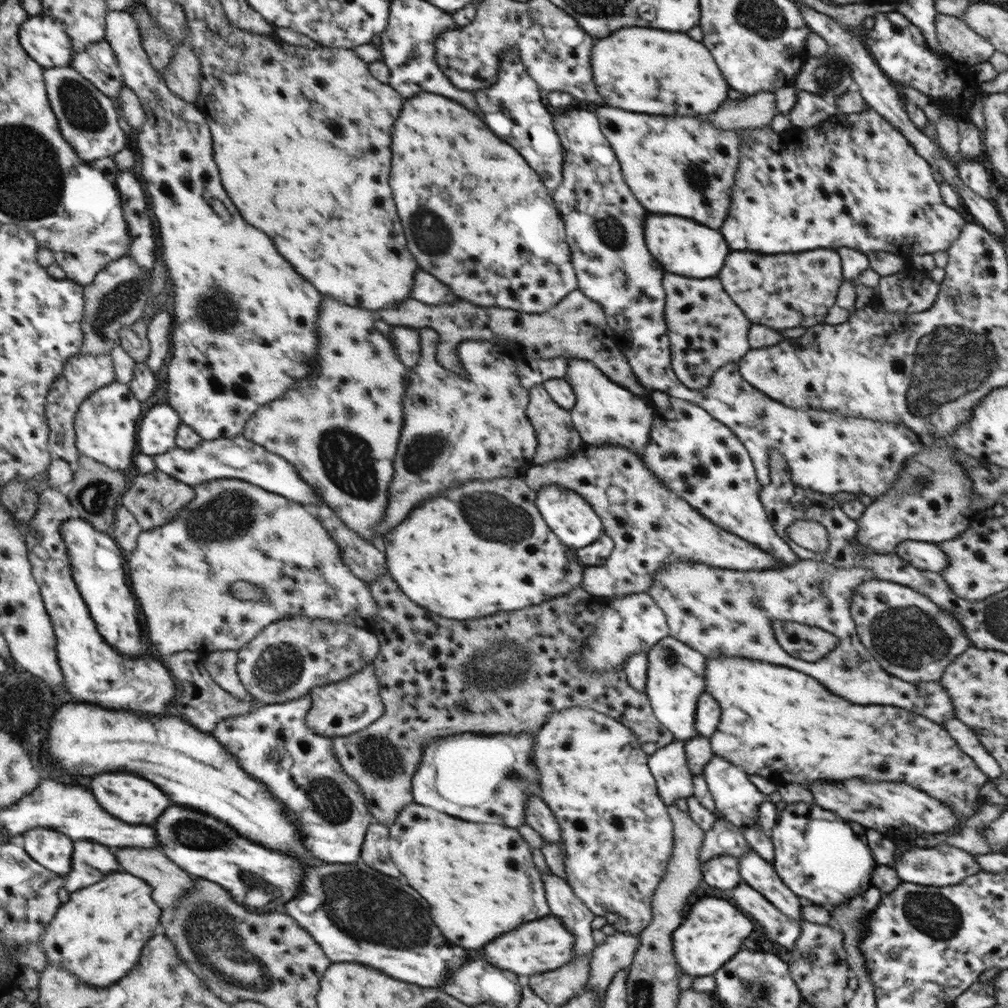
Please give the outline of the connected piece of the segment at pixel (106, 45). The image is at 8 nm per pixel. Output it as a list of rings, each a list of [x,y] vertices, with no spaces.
[[[108,40],[94,43],[88,50],[76,53],[73,66],[89,78],[99,90],[104,91],[114,102],[126,87],[124,73],[117,52]]]

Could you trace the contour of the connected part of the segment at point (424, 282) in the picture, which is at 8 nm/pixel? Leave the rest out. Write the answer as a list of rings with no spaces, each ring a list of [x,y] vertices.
[[[419,268],[416,272],[416,284],[413,286],[412,297],[423,304],[438,306],[449,304],[460,299],[450,290],[450,287],[440,282],[433,274]]]

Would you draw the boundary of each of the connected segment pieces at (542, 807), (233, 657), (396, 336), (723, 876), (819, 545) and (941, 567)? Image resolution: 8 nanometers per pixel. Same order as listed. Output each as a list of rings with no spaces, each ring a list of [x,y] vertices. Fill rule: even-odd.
[[[530,791],[528,808],[526,808],[526,823],[541,834],[544,841],[550,841],[559,846],[561,830],[558,821],[540,795],[535,795],[532,791]]]
[[[216,650],[206,657],[207,667],[211,675],[228,692],[235,694],[240,701],[250,701],[253,696],[246,688],[239,673],[238,650]]]
[[[392,326],[386,338],[393,344],[400,362],[408,368],[418,364],[421,355],[419,329]]]
[[[733,855],[711,858],[702,866],[704,885],[730,892],[741,882],[740,862]]]
[[[810,518],[795,520],[786,528],[786,532],[789,542],[795,548],[824,552],[830,546],[827,528]]]
[[[904,541],[896,546],[894,552],[916,569],[939,575],[949,566],[949,555],[937,543]]]

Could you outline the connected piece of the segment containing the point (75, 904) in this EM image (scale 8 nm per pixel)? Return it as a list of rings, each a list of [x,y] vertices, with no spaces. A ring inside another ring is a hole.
[[[118,872],[110,874],[98,886],[90,886],[90,890],[78,890],[78,894],[71,894],[68,904],[54,919],[40,943],[49,955],[49,962],[76,974],[81,981],[95,986],[99,991],[117,985],[129,977],[140,964],[146,946],[149,946],[162,929],[163,910],[157,900],[154,900],[152,890],[154,887],[146,879],[139,876],[134,878],[134,874],[130,872]]]

